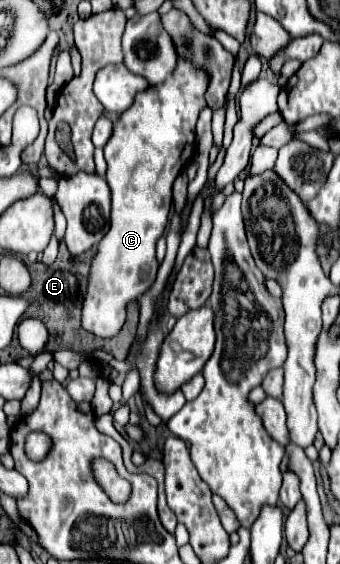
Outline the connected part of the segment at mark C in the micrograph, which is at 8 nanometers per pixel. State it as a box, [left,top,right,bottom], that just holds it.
[81,58,207,336]

